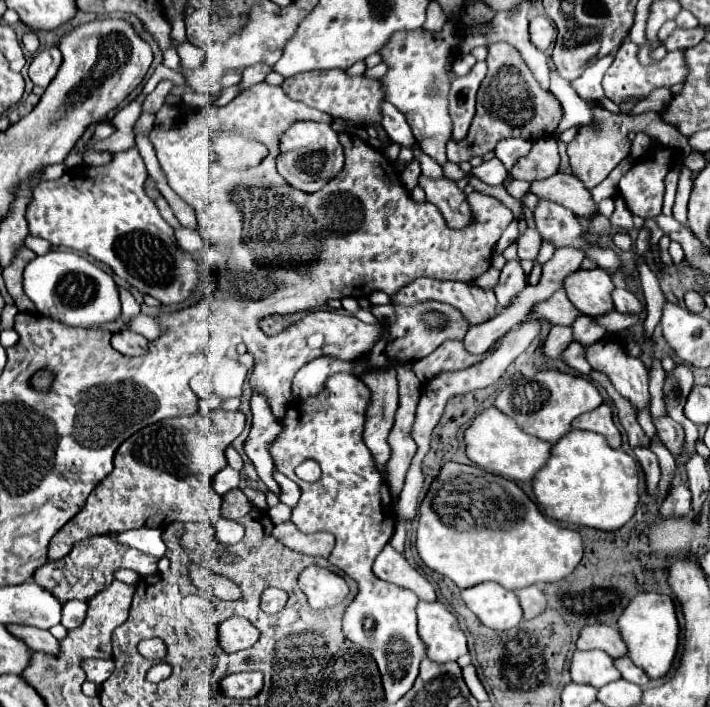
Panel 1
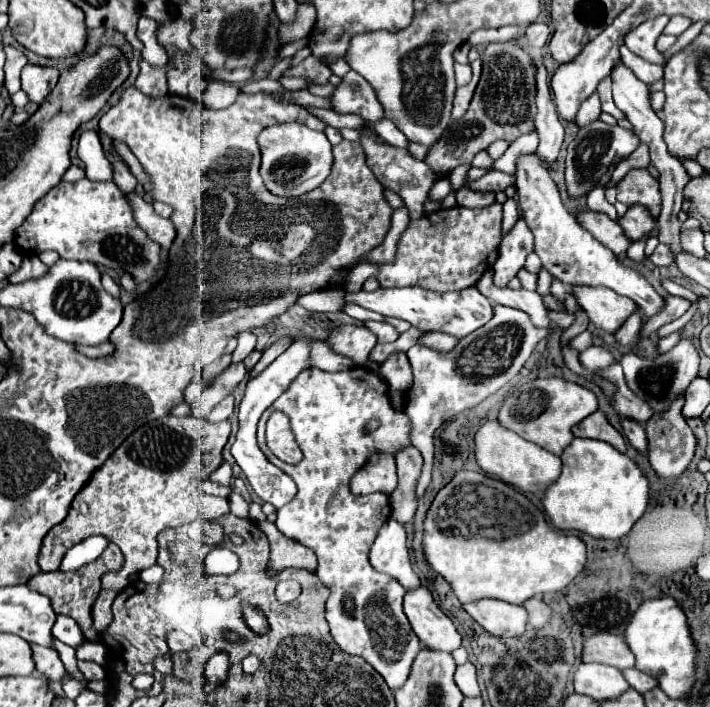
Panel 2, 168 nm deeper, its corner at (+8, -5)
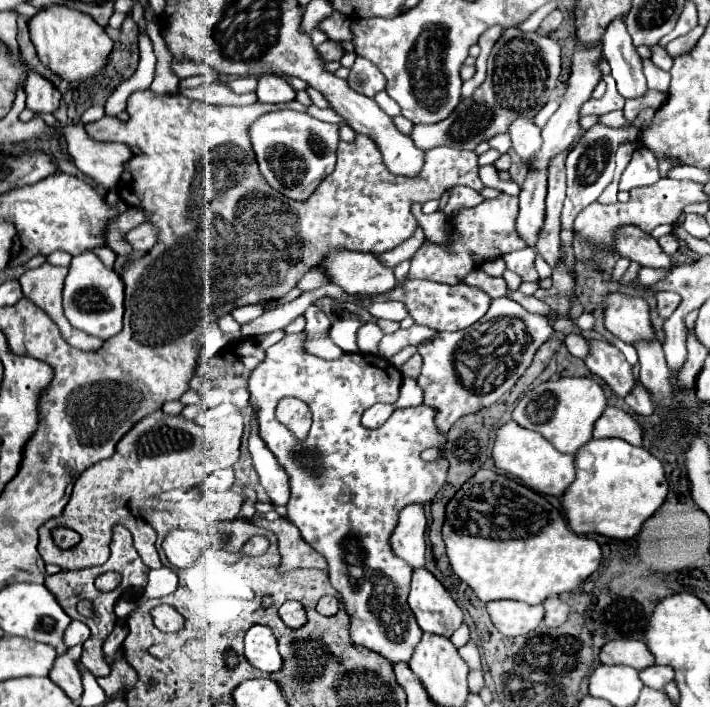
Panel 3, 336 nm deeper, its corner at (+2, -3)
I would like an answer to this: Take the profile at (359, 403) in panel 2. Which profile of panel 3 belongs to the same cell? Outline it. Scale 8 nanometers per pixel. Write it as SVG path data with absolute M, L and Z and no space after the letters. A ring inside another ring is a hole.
M304 331L297 334L287 334L281 342L267 350L265 362L261 362L249 380L251 404L257 408L257 424L259 436L265 440L267 448L275 454L277 462L289 474L291 486L291 500L287 504L289 520L299 528L303 540L311 544L329 564L329 580L333 588L339 592L345 608L351 616L351 640L361 644L369 650L381 652L387 660L395 662L409 662L417 640L421 638L421 628L413 620L413 612L409 612L407 594L411 584L411 566L399 558L389 538L397 526L397 514L409 502L425 502L425 498L435 498L441 486L447 480L449 462L443 456L447 434L439 432L435 426L435 408L431 406L417 406L417 408L395 408L389 420L379 426L377 430L369 430L361 424L363 412L377 404L395 404L399 398L401 386L401 372L385 358L375 354L343 354L335 360L323 360L319 356L309 354L304 347L306 334ZM285 396L295 396L311 408L313 424L309 430L307 440L297 440L293 432L277 422L275 408L277 402ZM425 448L439 448L441 458L435 462L425 462L421 452Z

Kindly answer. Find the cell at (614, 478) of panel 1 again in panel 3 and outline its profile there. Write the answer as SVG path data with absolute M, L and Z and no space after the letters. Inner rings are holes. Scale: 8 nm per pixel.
M605 438L605 440L591 440L575 455L575 482L563 496L563 510L565 518L573 532L577 534L601 534L607 538L617 540L631 540L639 534L643 522L655 514L655 510L667 498L667 476L661 462L649 454L643 446L627 444L621 438Z

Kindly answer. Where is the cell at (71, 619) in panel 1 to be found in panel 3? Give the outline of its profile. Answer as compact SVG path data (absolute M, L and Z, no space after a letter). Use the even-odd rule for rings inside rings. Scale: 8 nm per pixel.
M73 620L73 622L69 624L69 628L65 630L63 644L65 644L67 648L73 648L73 646L77 646L77 644L83 644L87 638L89 638L89 628L87 628L83 622Z

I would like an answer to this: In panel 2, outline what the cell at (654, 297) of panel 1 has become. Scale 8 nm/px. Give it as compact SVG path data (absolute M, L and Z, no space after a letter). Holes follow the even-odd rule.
M597 186L597 188L593 188L593 190L587 194L587 206L589 206L591 210L595 210L595 212L605 212L611 220L617 220L615 206L605 200L605 188L603 188L603 186Z

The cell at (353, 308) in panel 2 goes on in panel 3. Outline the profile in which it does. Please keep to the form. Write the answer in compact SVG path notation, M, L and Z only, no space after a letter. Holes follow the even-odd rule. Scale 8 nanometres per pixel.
M387 300L387 302L373 302L367 306L367 310L377 316L377 318L385 318L385 320L397 320L401 322L403 318L409 316L409 310L403 302L397 300Z

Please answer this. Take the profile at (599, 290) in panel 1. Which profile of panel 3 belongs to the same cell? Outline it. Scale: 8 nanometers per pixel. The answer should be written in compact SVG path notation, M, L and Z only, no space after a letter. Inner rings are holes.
M611 294L607 298L605 328L625 344L657 340L649 318L649 304L643 298Z

